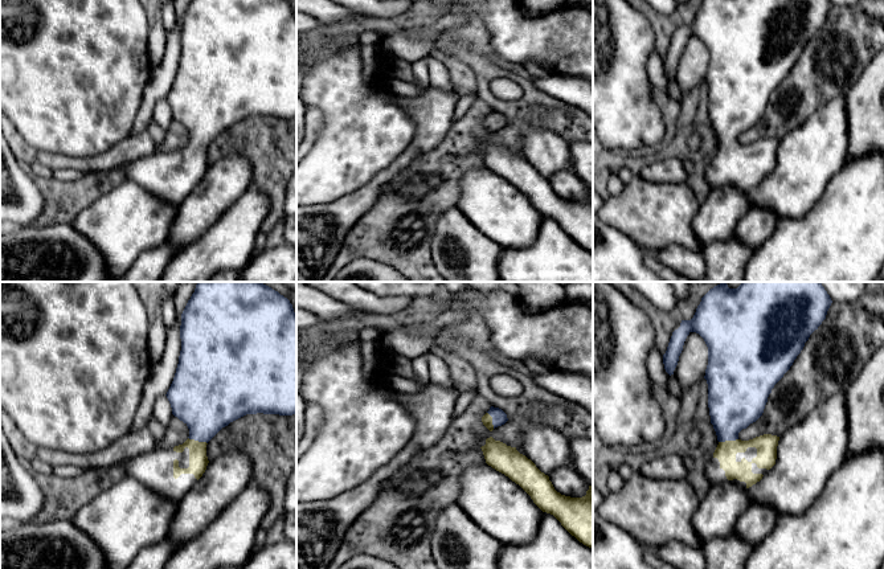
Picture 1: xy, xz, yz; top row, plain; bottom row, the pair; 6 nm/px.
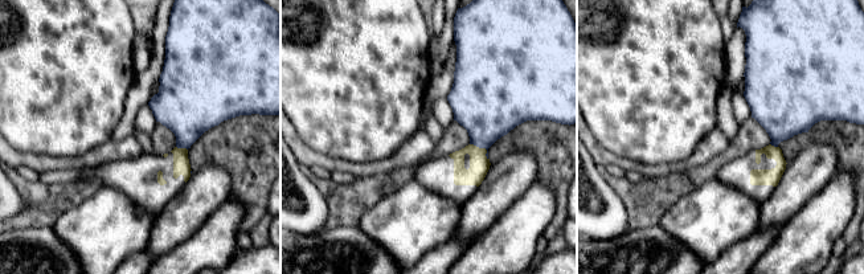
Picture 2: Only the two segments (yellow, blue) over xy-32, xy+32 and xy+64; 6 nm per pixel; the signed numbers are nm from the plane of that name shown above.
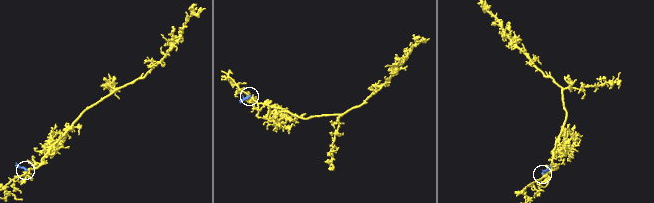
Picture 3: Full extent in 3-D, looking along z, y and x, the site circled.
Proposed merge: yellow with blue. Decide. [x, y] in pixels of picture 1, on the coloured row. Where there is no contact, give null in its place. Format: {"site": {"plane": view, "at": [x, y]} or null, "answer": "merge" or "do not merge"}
{"site": {"plane": "xy", "at": [197, 441]}, "answer": "merge"}

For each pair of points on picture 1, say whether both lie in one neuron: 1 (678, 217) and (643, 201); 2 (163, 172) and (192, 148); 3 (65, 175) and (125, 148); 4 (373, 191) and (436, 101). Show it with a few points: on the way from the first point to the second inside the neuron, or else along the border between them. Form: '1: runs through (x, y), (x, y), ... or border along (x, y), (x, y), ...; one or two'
1: runs through (670, 217), (657, 215), (651, 209); one
2: runs through (170, 171), (185, 155); one
3: border along (53, 170), (74, 168), (85, 174); two
4: runs through (393, 170), (429, 134), (432, 123); one

